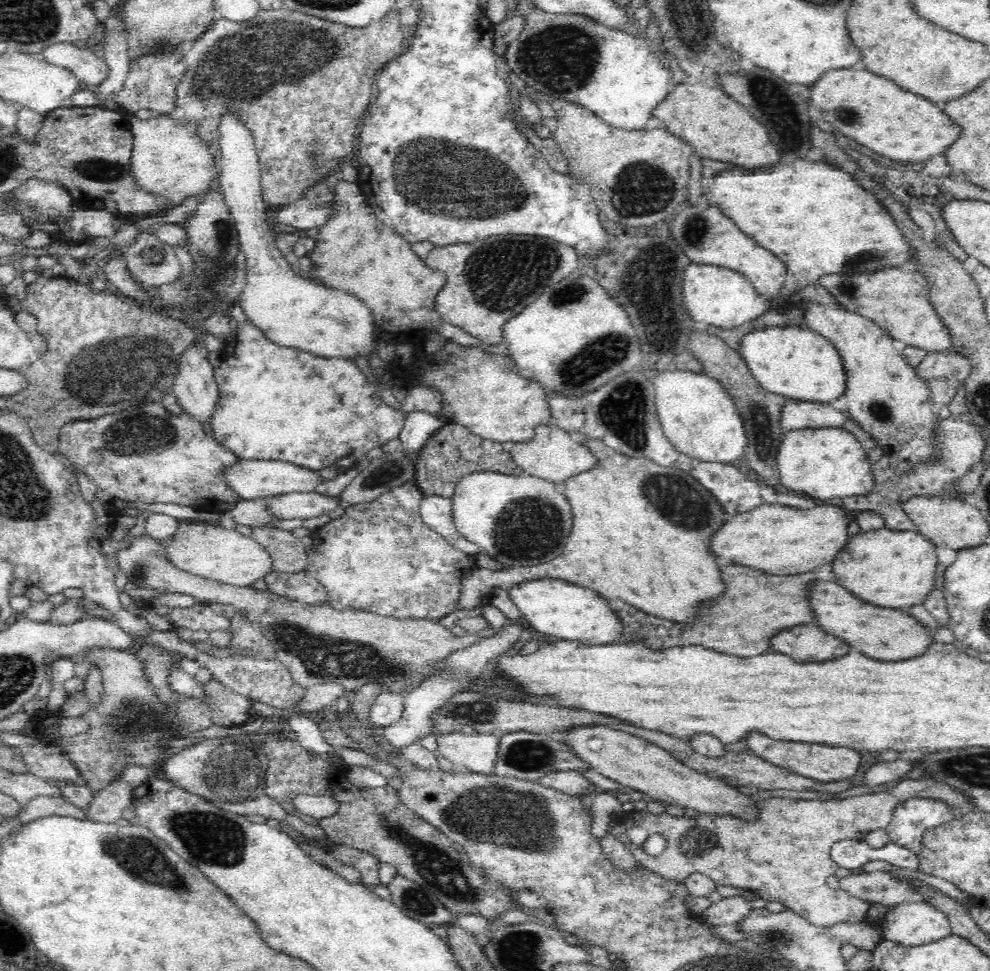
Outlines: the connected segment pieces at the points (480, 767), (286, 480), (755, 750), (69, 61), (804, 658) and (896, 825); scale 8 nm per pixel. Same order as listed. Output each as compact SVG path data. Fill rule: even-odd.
M462 731L441 733L437 737L437 752L452 762L472 772L495 773L500 735L488 733L464 734Z
M241 459L234 468L224 472L226 481L238 491L243 499L268 499L277 495L292 494L295 492L314 492L316 486L327 480L316 469L310 469L294 463L278 460Z
M758 732L746 736L743 743L747 743L749 751L752 754L762 757L765 761L788 769L791 773L798 776L805 776L818 782L851 780L851 777L858 772L860 760L862 760L857 750L843 747L842 745L788 742L785 740L776 740L766 735L762 736Z
M72 43L52 44L40 56L52 64L70 69L86 87L103 84L110 76L110 67L98 54L88 48L78 48Z
M820 626L793 627L780 632L773 640L771 652L781 652L801 663L810 663L810 660L826 662L832 658L842 658L850 652L850 646L844 640L826 634Z
M906 797L898 801L885 828L889 842L918 854L925 830L949 821L953 817L951 808L946 801L934 797Z

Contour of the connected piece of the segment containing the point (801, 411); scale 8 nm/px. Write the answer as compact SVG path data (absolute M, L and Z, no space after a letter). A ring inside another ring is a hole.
M785 397L784 408L780 415L782 428L820 428L845 426L847 416L828 403L796 401Z

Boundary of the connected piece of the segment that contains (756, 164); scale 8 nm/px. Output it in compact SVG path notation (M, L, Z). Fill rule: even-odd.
M688 80L682 86L672 87L672 92L665 102L658 106L654 117L664 122L665 128L678 138L694 144L694 148L712 160L732 162L744 168L762 168L776 164L782 158L780 146L772 142L770 132L760 124L750 110L740 102L728 98L722 90L710 90L704 82Z

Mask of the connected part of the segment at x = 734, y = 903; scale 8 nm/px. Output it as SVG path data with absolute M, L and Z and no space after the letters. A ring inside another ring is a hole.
M744 895L731 896L722 898L714 902L712 906L706 908L701 914L706 921L714 923L715 925L721 924L738 924L750 916L752 912L752 902L746 900Z

